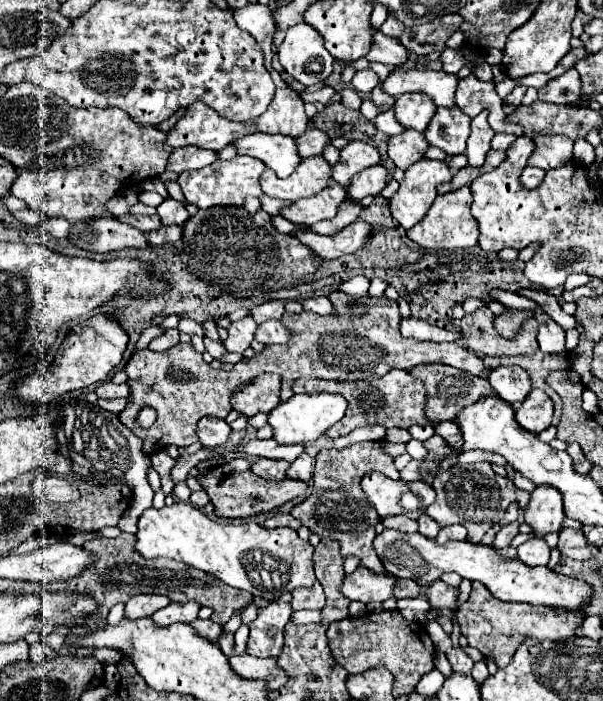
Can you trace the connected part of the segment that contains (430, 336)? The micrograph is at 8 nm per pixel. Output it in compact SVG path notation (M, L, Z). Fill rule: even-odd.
M415 317L411 319L401 319L401 335L417 341L435 341L435 343L449 343L457 341L465 345L465 337L459 331L447 331L441 327L432 326L425 321L419 321Z

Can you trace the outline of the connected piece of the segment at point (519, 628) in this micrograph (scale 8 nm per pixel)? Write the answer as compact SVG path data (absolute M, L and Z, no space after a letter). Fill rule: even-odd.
M473 581L473 589L469 599L457 611L457 623L461 633L467 637L469 645L479 649L485 659L497 663L499 669L507 667L515 655L515 651L523 645L527 637L537 641L567 641L577 637L579 627L583 625L583 611L569 611L563 607L549 605L531 605L531 603L507 603L495 599L495 595L483 587L479 581Z

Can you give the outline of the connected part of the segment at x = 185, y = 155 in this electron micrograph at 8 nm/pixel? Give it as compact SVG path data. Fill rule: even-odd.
M183 147L183 149L175 149L175 157L171 157L171 161L167 163L167 171L179 175L183 171L209 165L215 159L219 159L219 151L211 151L203 147Z

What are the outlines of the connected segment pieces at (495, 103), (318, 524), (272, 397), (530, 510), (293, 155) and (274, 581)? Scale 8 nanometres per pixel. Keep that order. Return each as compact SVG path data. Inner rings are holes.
M473 73L465 79L459 79L455 103L469 117L479 115L483 111L483 107L489 109L489 125L495 129L495 133L513 133L517 137L521 135L521 129L515 129L513 125L503 123L503 119L505 119L505 113L501 109L503 101L499 99L495 85L477 79Z
M367 441L361 445L351 445L343 451L329 449L317 453L315 473L313 473L313 493L299 505L291 509L291 515L301 521L311 533L319 535L321 539L333 539L341 545L343 557L359 557L361 567L367 567L375 573L385 573L383 563L379 561L373 539L375 539L375 525L381 521L375 513L375 507L367 501L365 493L361 491L361 477L367 471L379 471L385 476L399 480L400 473L395 467L395 459L383 451L383 441Z
M259 375L233 391L231 407L247 417L253 417L257 413L269 413L279 405L279 389L279 375Z
M537 485L525 509L525 523L531 527L533 535L545 537L547 533L559 533L563 529L563 519L565 513L559 491L547 485Z
M249 133L247 137L239 139L239 143L235 145L239 155L251 155L261 159L279 177L289 177L301 161L297 153L295 137L289 137L289 135Z
M175 501L169 507L147 509L139 517L135 549L145 557L169 557L189 567L211 573L219 581L249 591L253 597L277 601L283 593L299 587L313 587L313 547L287 527L265 529L253 521L217 523L191 503Z

